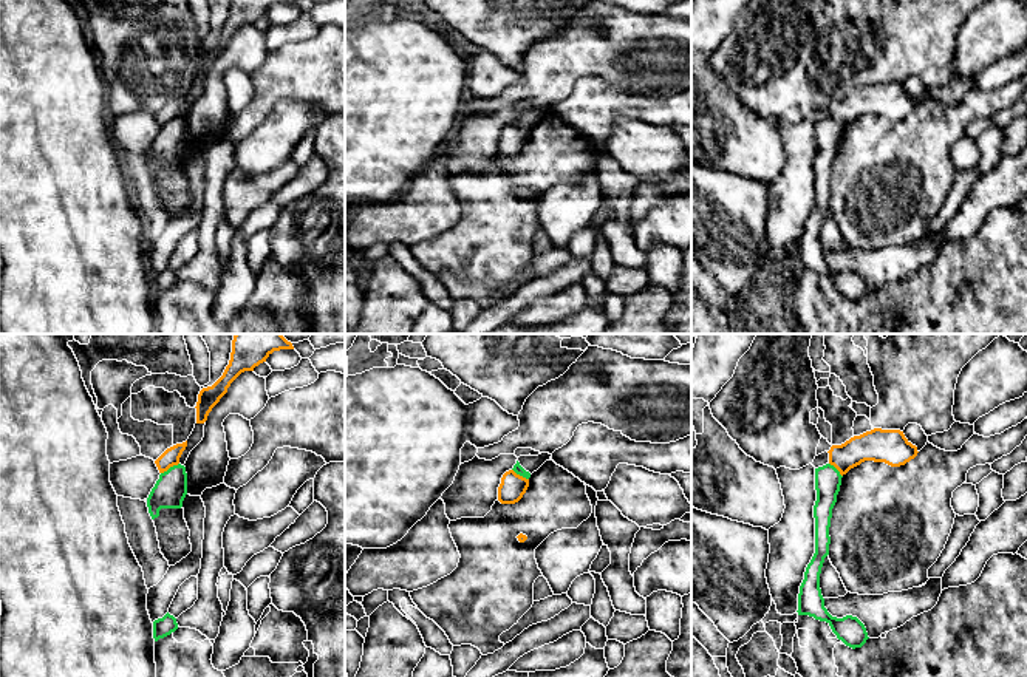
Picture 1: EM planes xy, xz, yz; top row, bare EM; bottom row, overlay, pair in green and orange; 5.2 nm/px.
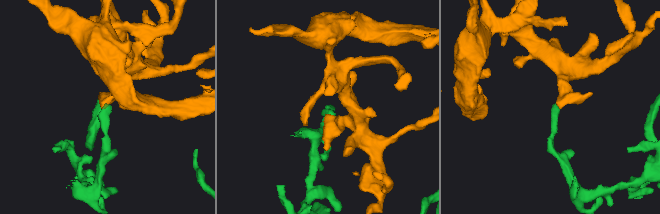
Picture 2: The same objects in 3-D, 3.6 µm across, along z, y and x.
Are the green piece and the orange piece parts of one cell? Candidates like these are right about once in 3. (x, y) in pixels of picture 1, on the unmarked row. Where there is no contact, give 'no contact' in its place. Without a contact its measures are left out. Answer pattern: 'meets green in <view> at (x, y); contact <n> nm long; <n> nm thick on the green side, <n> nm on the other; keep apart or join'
meets green in xy at (170, 121); contact 110 nm long; 170 nm thick on the green side, 90 nm on the other; keep apart

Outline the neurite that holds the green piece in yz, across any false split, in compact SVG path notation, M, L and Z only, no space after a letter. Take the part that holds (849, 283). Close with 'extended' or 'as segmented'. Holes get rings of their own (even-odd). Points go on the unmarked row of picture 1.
M831 117L815 122L815 207L806 221L804 233L800 240L797 266L798 269L809 269L815 274L826 275L838 294L855 303L862 301L869 292L865 278L852 269L843 272L832 270L824 261L824 252L820 243L821 221L824 212L829 209L832 162L837 156L841 131L840 125Z | as segmented

